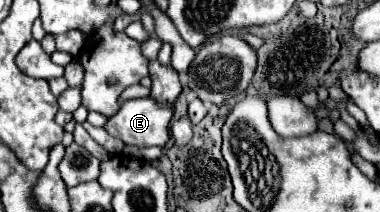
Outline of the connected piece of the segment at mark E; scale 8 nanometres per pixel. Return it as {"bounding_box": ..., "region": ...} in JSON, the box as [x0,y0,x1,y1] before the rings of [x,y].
{"bounding_box":[104,98,172,148],"region":[[[136,98],[126,100],[104,128],[124,144],[162,148],[170,140],[170,118],[172,108],[158,106],[152,98]]]}

